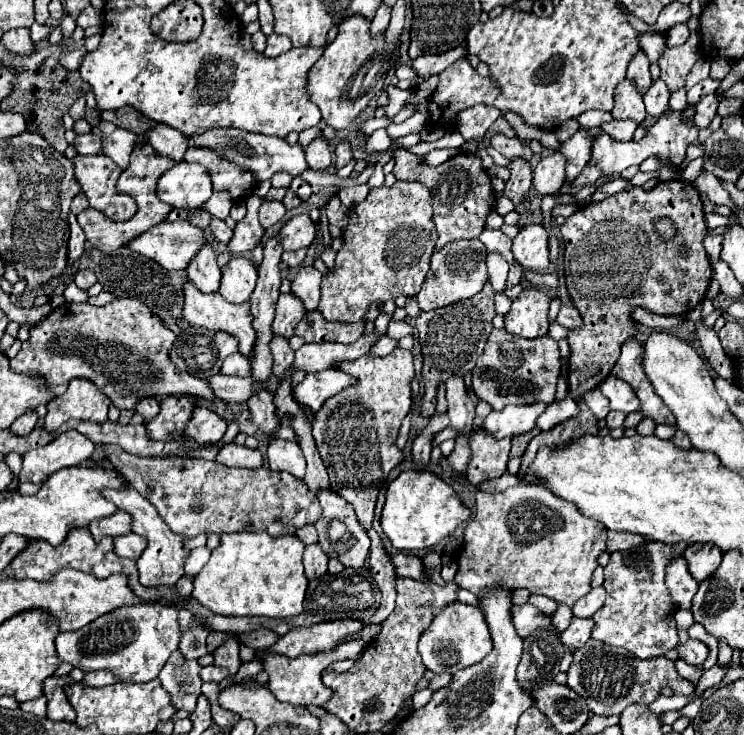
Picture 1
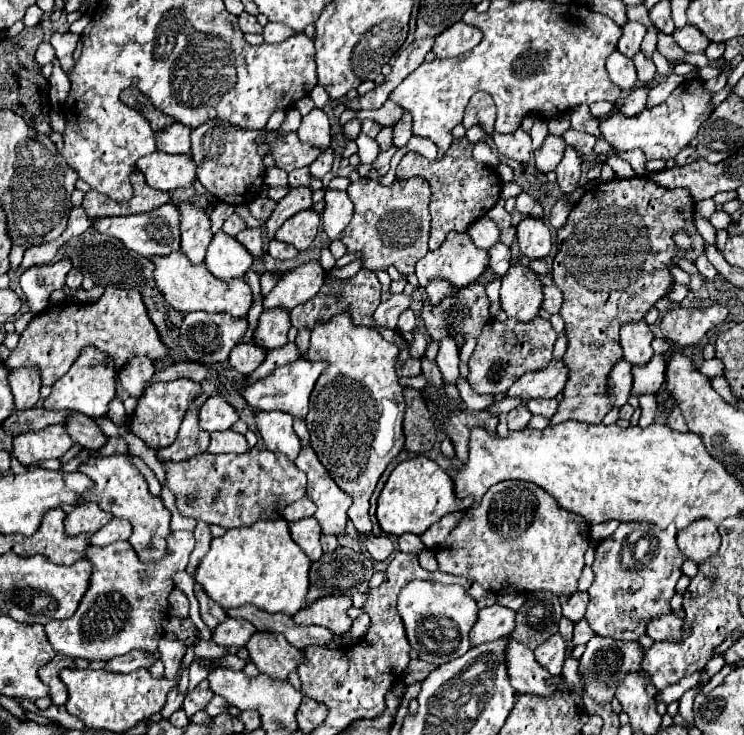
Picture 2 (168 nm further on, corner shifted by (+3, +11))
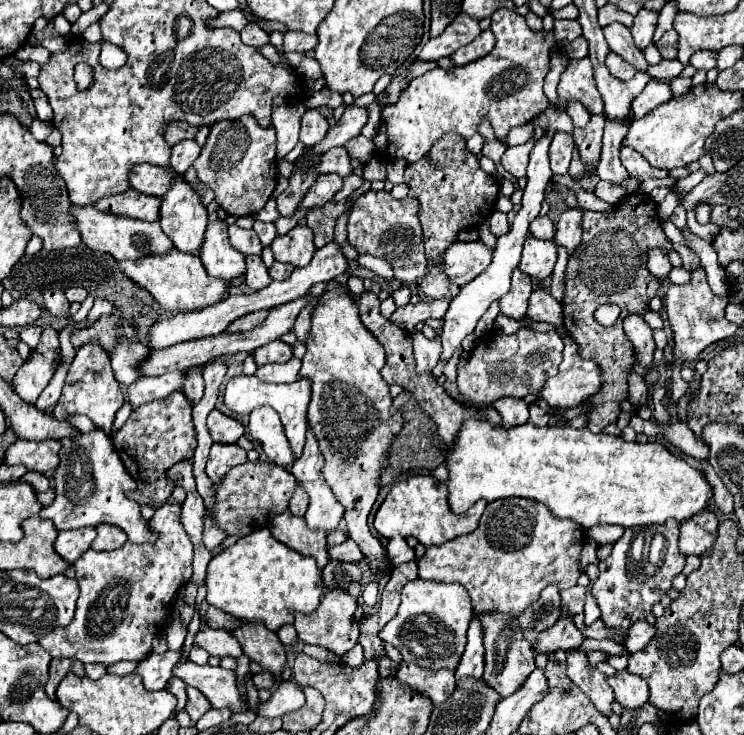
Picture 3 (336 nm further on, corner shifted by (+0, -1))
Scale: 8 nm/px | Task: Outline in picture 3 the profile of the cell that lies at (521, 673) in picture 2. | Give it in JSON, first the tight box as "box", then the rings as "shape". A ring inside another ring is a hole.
{"box":[480,612,534,696],"shape":[[[486,612],[480,616],[484,626],[484,646],[486,646],[486,668],[484,680],[502,696],[510,696],[516,688],[522,688],[524,680],[534,670],[534,652],[530,644],[522,638],[518,620],[514,616],[504,616],[502,612]]]}

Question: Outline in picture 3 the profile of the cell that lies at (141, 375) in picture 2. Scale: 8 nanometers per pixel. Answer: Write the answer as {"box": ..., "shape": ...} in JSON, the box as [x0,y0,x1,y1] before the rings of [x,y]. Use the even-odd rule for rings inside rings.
{"box":[110,340,148,386],"shape":[[[122,340],[110,354],[116,380],[124,386],[130,386],[136,380],[144,378],[144,374],[140,372],[140,364],[144,364],[144,356],[148,356],[148,348],[144,344]]]}

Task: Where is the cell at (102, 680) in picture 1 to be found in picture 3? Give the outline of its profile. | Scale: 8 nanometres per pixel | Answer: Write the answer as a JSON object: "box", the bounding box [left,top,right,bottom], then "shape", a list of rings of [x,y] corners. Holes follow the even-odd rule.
{"box":[134,652,180,690],"shape":[[[164,652],[164,654],[150,654],[150,658],[144,658],[136,664],[134,674],[144,678],[146,690],[162,690],[166,688],[168,678],[172,676],[172,668],[176,666],[180,658],[180,652]]]}

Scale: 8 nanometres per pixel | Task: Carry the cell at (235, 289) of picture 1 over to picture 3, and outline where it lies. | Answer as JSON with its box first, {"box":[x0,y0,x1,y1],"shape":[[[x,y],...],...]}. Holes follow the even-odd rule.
{"box":[200,222,246,282],"shape":[[[226,222],[208,224],[200,260],[202,260],[208,276],[222,278],[226,282],[240,278],[246,272],[244,254],[234,250],[228,242],[228,224]]]}

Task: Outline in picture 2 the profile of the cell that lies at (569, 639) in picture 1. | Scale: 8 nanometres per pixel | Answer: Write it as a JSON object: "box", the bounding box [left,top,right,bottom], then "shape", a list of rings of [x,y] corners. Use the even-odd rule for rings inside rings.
{"box":[535,634,565,676],"shape":[[[553,634],[549,640],[539,644],[535,650],[537,662],[549,670],[549,674],[559,676],[563,668],[563,656],[565,656],[565,640],[559,634]]]}

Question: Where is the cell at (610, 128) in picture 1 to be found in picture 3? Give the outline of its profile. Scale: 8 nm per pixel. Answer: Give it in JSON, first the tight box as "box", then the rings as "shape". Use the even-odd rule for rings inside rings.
{"box":[632,80,672,118],"shape":[[[650,80],[646,84],[646,88],[634,98],[632,114],[634,114],[634,118],[642,118],[642,116],[646,116],[646,112],[668,102],[670,98],[672,98],[672,92],[670,92],[668,84],[658,82],[658,80]]]}

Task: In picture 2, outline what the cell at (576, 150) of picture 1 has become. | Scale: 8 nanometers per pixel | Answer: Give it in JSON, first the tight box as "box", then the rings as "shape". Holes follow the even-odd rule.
{"box":[555,146,583,204],"shape":[[[569,146],[565,150],[565,156],[561,160],[561,164],[555,168],[555,174],[557,174],[557,184],[563,192],[563,196],[567,198],[567,202],[575,204],[579,202],[581,194],[583,194],[583,188],[579,184],[579,178],[581,178],[581,158],[577,154],[577,150],[573,146]]]}

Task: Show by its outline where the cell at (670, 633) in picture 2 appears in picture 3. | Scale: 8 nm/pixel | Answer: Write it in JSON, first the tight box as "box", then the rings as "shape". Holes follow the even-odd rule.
{"box":[626,620,656,652],"shape":[[[646,620],[636,622],[636,624],[630,628],[630,634],[628,634],[628,638],[626,638],[626,648],[628,648],[628,652],[638,652],[638,650],[642,650],[642,648],[652,640],[654,634],[656,634],[656,626],[648,624]]]}

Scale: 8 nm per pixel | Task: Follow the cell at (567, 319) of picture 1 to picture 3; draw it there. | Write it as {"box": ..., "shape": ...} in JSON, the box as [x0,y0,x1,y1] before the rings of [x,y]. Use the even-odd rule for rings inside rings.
{"box":[526,290,562,326],"shape":[[[536,290],[530,296],[530,306],[526,316],[536,322],[550,322],[554,326],[562,326],[562,306],[560,302],[546,290]]]}

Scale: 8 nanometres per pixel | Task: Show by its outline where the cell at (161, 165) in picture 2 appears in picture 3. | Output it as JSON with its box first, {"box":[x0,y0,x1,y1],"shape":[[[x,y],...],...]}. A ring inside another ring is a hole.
{"box":[130,164,176,196],"shape":[[[140,164],[130,172],[130,186],[136,188],[142,194],[148,196],[164,196],[168,192],[170,184],[174,184],[176,172],[172,168],[162,168],[162,166],[150,166],[150,164]]]}

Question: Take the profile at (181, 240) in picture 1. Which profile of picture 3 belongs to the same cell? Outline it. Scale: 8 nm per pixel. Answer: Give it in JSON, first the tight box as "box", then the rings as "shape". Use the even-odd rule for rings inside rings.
{"box":[70,206,174,260],"shape":[[[72,206],[70,214],[76,218],[76,228],[82,234],[82,242],[92,250],[112,254],[116,260],[138,260],[140,256],[152,256],[152,254],[166,256],[174,248],[172,240],[162,232],[158,222],[122,218],[108,212],[100,212],[94,206],[88,206],[88,208]]]}

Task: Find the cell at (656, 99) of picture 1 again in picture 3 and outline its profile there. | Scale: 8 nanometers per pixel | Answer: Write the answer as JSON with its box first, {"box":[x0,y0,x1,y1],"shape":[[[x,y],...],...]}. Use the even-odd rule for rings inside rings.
{"box":[602,24,648,72],"shape":[[[608,24],[602,28],[604,30],[604,38],[608,40],[608,46],[612,52],[620,54],[624,60],[628,60],[628,64],[632,64],[636,70],[640,72],[646,72],[648,70],[648,62],[644,58],[644,54],[634,46],[634,40],[632,40],[632,34],[630,34],[630,28],[626,28],[624,24]]]}

